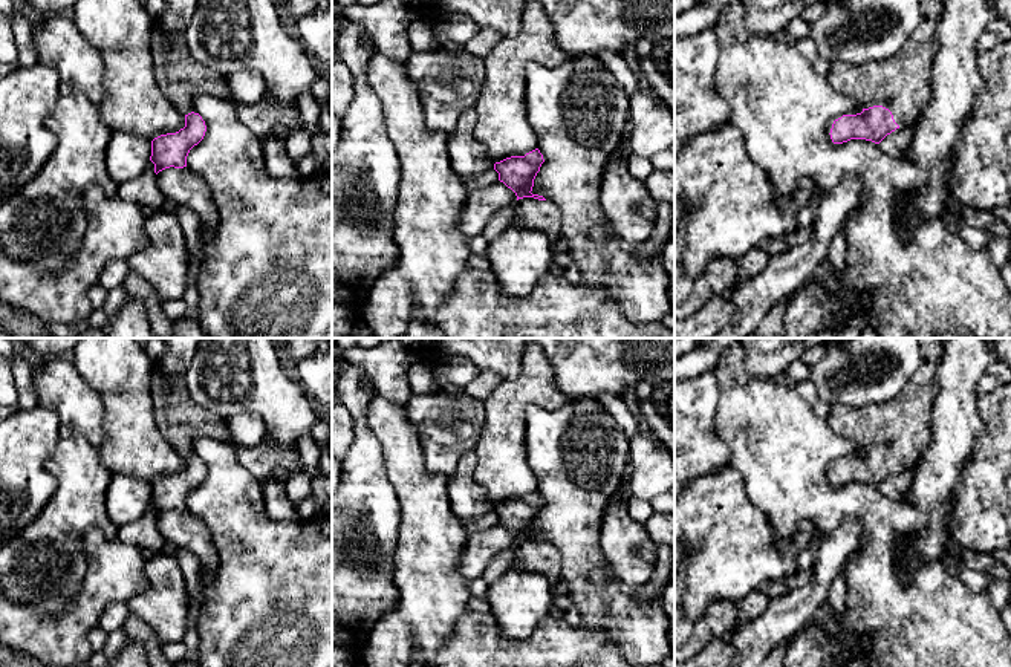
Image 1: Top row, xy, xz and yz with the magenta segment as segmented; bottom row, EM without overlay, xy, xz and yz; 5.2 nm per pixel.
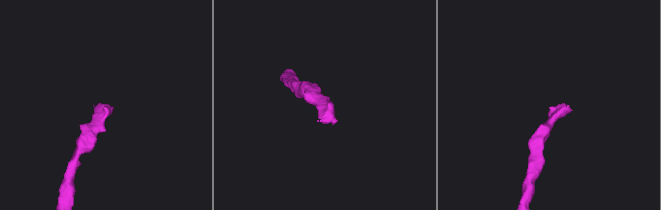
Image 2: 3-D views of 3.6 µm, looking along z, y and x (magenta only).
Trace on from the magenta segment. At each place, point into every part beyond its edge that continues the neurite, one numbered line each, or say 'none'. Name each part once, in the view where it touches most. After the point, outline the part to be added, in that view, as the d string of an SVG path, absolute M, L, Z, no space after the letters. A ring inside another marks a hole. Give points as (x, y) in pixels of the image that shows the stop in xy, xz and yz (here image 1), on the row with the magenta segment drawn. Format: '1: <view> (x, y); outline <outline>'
1: yz (901, 83); outline M921 0L921 23L904 47L890 58L864 64L832 63L826 75L831 86L861 109L883 106L899 127L915 124L930 101L930 69L938 49L938 24L944 14L944 0Z

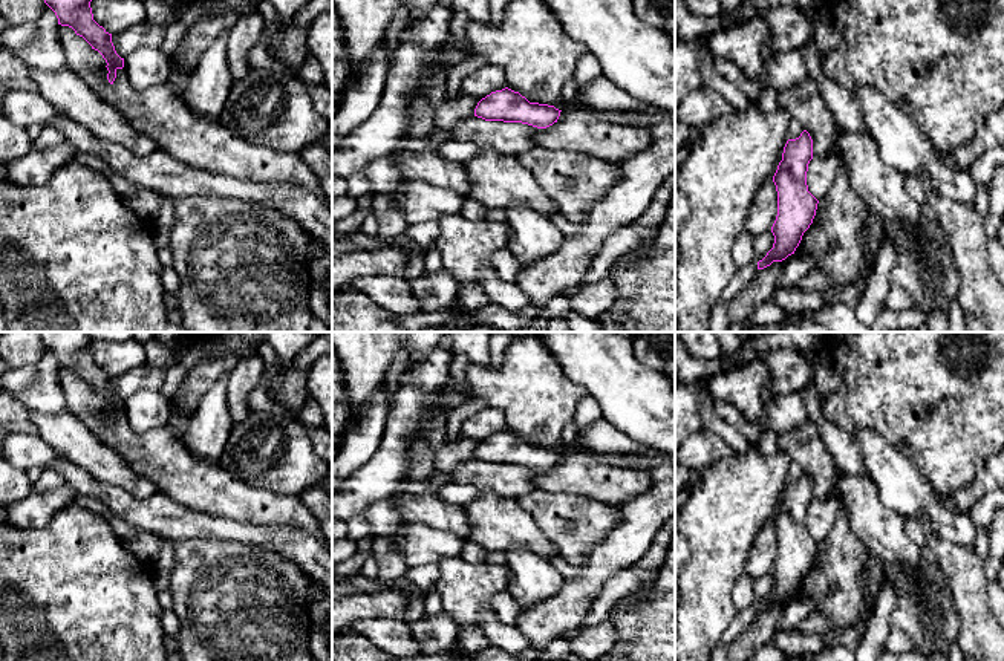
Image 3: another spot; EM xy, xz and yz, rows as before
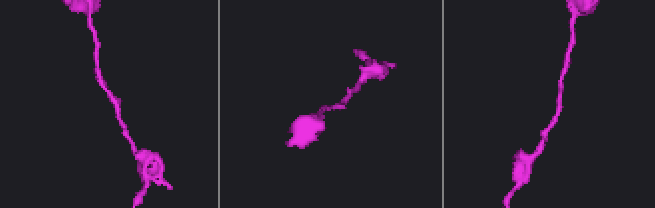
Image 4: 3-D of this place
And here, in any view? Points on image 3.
none

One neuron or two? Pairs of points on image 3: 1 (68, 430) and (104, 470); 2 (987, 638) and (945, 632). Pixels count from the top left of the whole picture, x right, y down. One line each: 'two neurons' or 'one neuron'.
1: one neuron
2: two neurons

